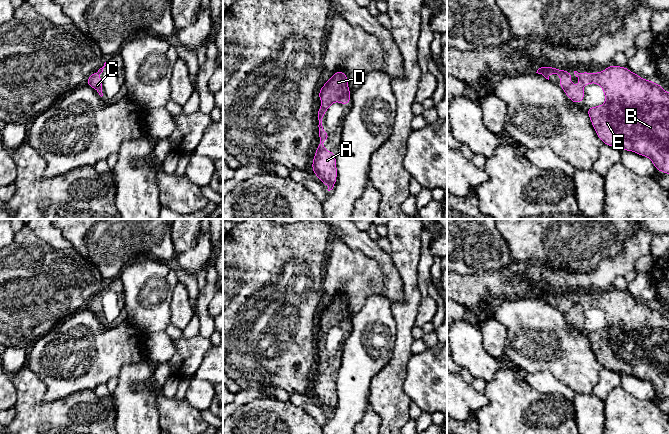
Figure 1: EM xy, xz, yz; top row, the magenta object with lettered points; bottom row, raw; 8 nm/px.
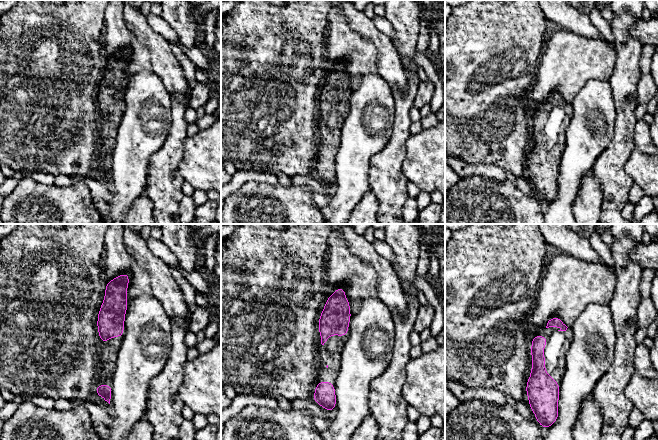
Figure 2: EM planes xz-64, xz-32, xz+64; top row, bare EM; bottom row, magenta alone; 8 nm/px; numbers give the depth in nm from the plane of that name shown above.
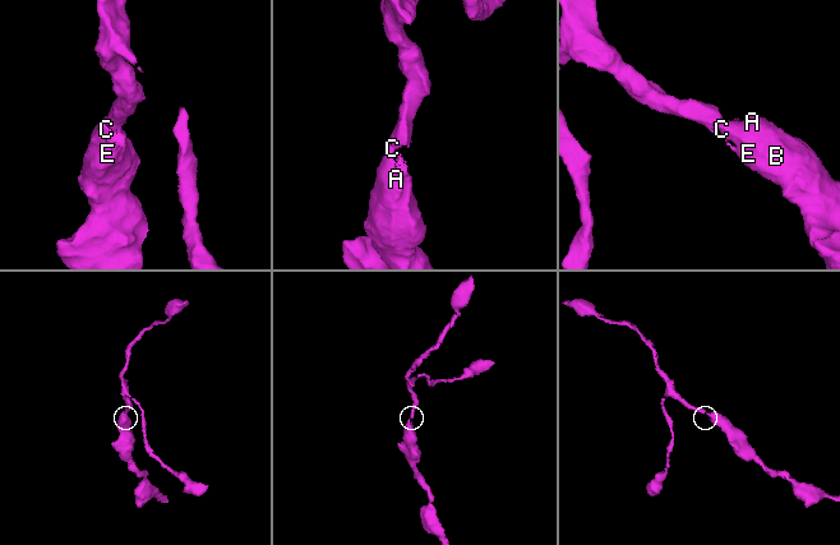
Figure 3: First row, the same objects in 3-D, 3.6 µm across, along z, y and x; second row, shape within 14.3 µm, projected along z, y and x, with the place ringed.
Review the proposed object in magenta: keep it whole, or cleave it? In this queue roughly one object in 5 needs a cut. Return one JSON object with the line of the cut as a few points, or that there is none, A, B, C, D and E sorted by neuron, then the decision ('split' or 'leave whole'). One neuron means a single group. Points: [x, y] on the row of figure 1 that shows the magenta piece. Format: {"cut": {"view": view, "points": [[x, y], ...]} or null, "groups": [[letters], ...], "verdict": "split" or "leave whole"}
{"cut": null, "groups": [["A", "B", "C", "D", "E"]], "verdict": "leave whole"}

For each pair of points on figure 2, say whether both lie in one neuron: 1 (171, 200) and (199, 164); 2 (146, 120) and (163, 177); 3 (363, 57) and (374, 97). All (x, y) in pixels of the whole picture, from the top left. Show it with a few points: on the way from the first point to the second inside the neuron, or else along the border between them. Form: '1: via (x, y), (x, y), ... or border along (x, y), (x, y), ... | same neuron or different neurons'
1: border along (182, 157), (179, 163), (179, 173), (184, 180) | different neurons
2: border along (169, 132), (162, 146), (151, 156), (147, 174) | different neurons
3: border along (377, 73), (364, 74), (359, 85), (351, 90) | different neurons

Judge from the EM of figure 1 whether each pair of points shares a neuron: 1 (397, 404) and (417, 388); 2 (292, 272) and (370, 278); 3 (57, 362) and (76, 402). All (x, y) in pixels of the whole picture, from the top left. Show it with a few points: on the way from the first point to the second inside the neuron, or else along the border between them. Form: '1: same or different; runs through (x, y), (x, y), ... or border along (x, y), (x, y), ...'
1: different; border along (407, 372), (404, 378), (404, 393), (412, 401)
2: different; border along (328, 251), (324, 273), (324, 295), (322, 297)
3: different; border along (93, 390), (76, 391), (50, 402)

